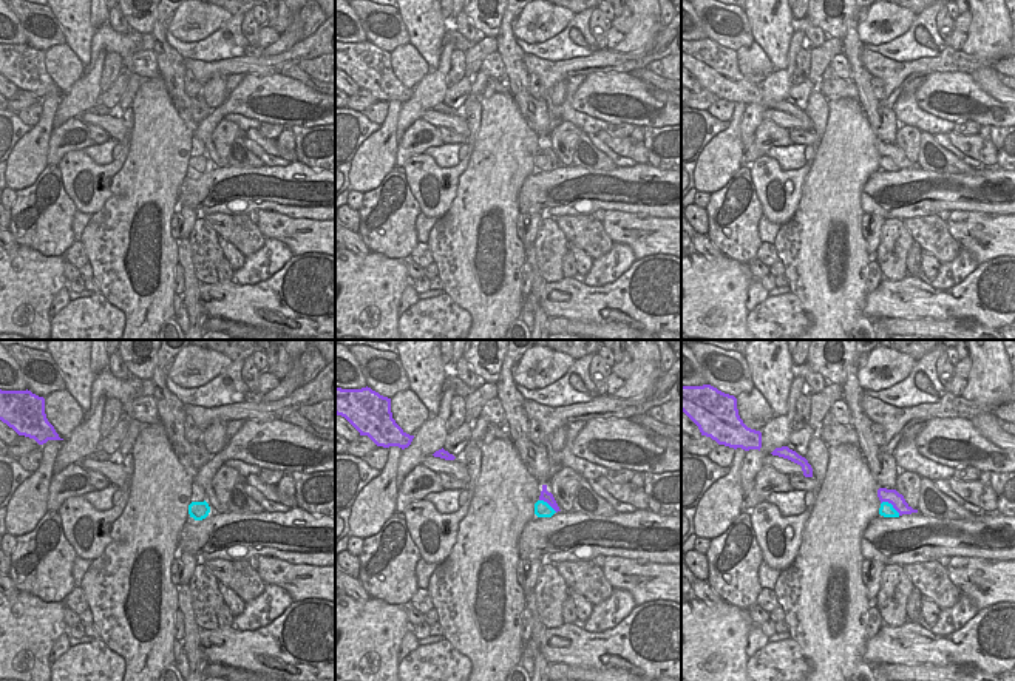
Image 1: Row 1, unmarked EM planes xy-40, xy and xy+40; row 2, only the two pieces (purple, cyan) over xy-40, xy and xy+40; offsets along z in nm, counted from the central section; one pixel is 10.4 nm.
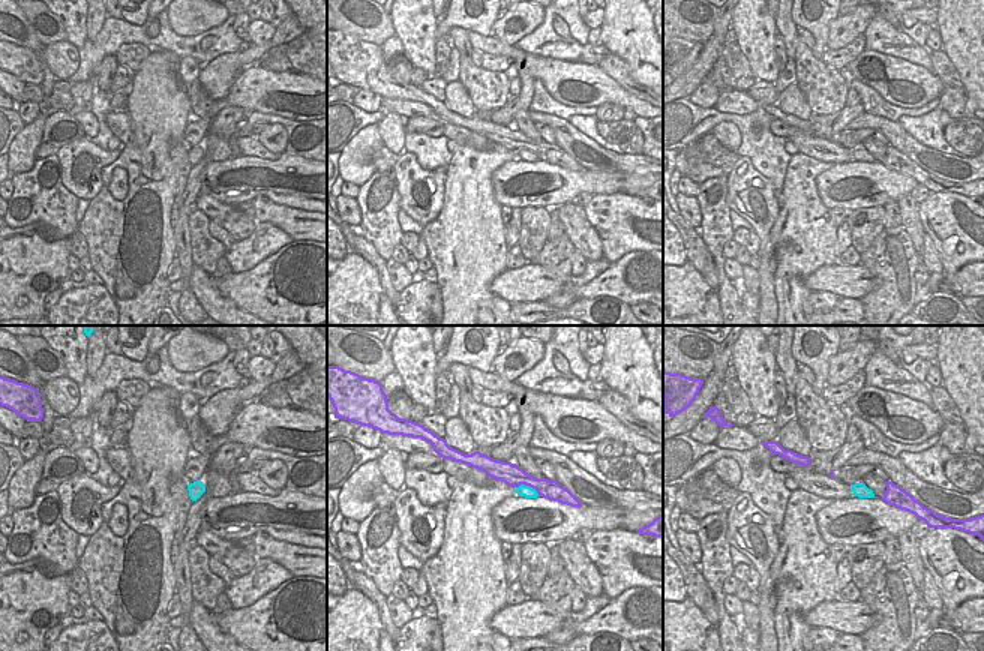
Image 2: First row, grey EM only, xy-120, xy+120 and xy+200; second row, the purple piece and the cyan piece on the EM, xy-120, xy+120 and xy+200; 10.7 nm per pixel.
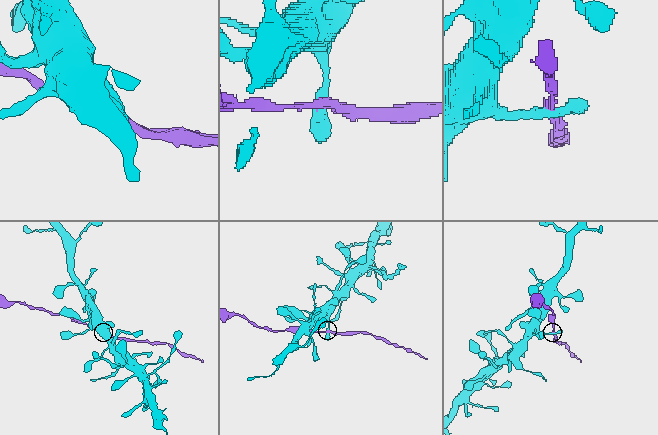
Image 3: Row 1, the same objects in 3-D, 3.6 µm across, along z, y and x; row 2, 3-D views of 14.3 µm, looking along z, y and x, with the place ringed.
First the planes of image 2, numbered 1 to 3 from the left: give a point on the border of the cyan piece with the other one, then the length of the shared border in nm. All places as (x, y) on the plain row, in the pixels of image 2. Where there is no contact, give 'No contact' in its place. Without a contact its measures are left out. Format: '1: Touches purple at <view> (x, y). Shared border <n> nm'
1: No contact
2: Touches purple at xy+120 (528, 149). Shared border 280 nm
3: No contact.

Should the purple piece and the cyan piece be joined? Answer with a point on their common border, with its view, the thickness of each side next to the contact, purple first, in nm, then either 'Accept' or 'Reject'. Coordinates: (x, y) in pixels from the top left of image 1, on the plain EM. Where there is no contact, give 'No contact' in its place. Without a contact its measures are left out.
Touches purple at xy+40 (892, 158). Thickness 160 nm (purple) against 140 nm. Reject.

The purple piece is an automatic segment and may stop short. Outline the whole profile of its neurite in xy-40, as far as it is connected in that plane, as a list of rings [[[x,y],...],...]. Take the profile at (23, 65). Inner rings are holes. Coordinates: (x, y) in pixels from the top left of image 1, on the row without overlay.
[[[0,43],[0,74],[19,90],[34,93],[39,99],[48,94],[63,94],[46,73],[45,53],[28,43]]]

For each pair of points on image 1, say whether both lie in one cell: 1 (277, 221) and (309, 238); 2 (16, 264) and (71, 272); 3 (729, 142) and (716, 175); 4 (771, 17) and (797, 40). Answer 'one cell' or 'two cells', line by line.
1: one cell
2: two cells
3: one cell
4: two cells

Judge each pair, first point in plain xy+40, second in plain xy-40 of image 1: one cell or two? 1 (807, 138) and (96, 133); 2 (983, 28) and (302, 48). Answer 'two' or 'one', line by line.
1: one
2: two

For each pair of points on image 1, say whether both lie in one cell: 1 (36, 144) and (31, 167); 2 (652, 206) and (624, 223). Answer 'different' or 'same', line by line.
1: same
2: different

